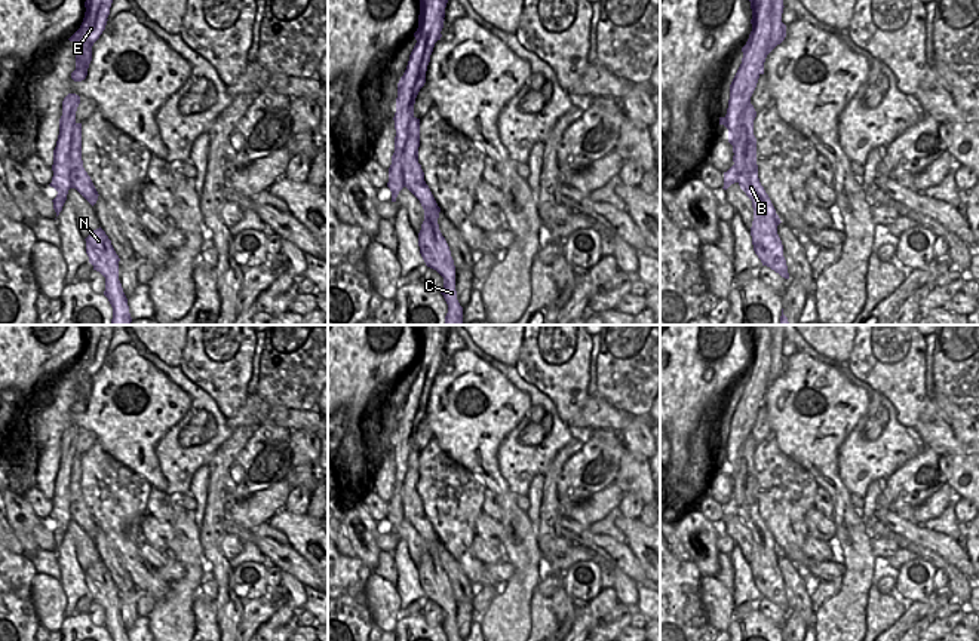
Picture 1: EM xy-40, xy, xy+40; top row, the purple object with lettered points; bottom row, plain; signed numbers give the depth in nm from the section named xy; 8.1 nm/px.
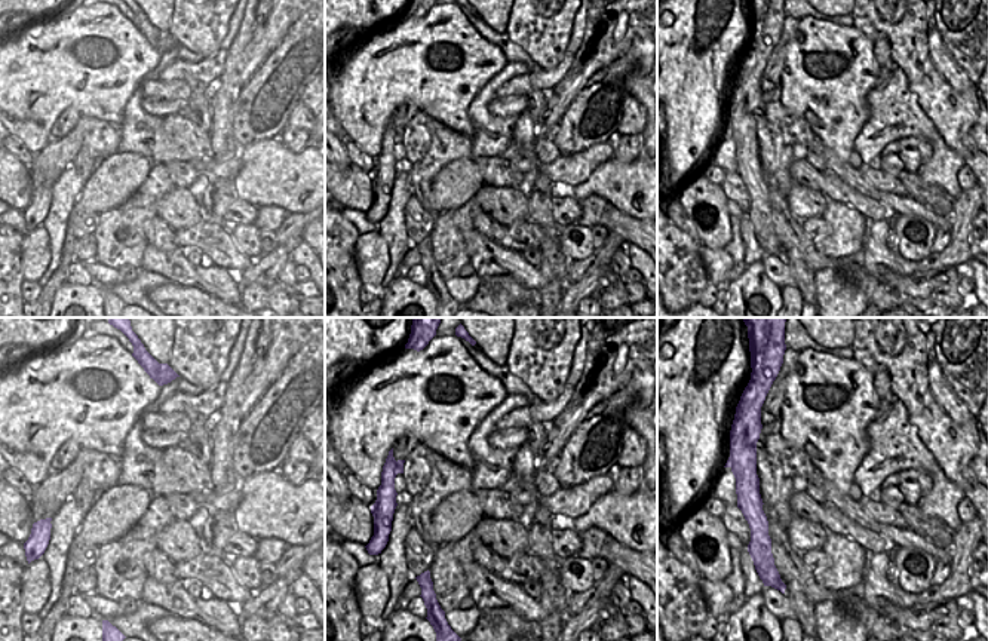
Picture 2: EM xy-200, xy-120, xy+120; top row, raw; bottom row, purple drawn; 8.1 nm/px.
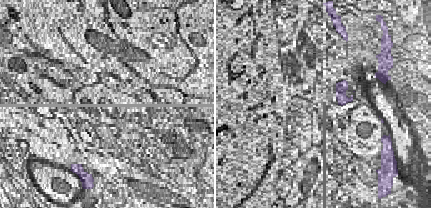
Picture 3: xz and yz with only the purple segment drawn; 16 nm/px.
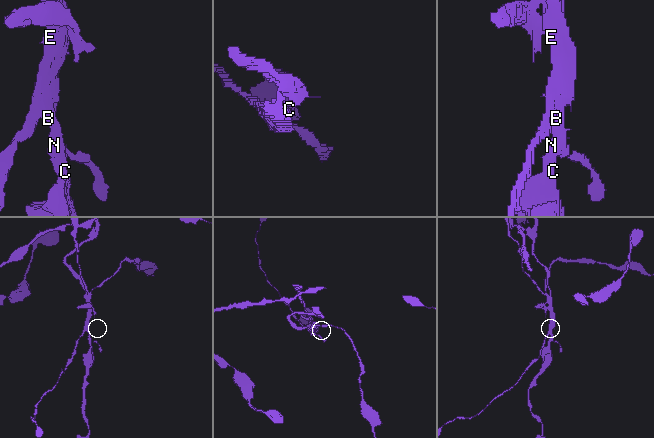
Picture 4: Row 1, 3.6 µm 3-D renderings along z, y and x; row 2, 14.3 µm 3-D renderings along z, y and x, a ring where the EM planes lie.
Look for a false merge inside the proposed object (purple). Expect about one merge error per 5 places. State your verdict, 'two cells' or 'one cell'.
two cells

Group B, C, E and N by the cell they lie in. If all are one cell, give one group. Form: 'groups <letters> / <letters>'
groups B C N / E

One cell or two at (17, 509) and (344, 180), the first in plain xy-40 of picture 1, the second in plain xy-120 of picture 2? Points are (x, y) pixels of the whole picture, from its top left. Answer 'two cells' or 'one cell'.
two cells

